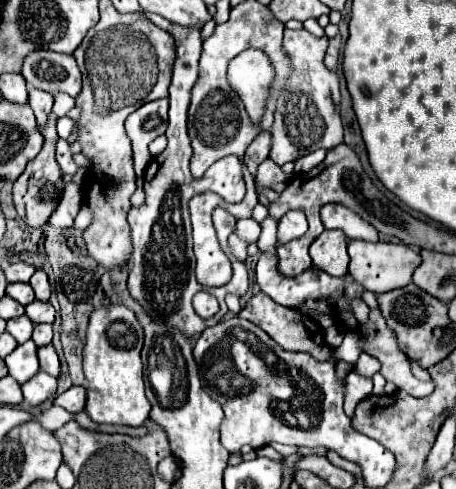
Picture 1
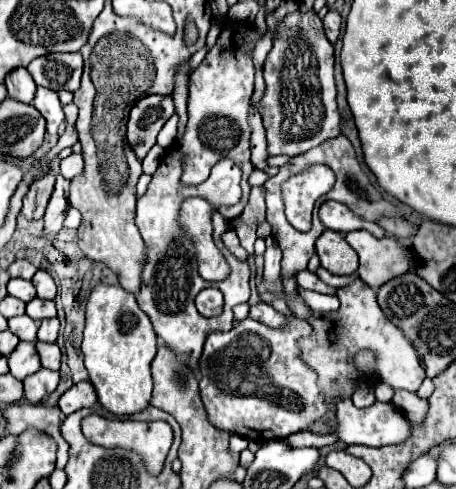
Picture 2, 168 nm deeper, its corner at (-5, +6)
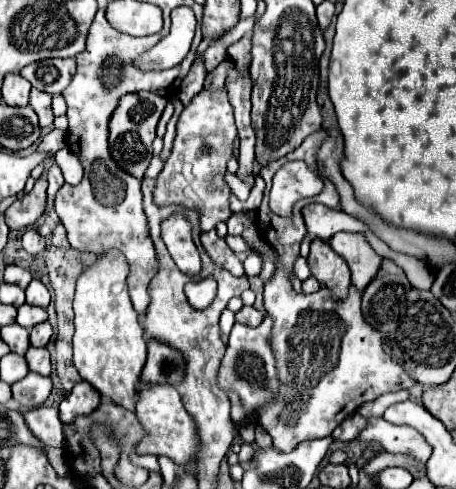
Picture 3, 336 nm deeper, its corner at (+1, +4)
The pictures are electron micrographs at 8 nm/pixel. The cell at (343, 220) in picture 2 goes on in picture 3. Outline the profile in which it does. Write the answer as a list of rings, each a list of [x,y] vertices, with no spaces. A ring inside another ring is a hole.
[[[320,203],[306,205],[302,209],[302,215],[306,221],[308,233],[318,239],[324,239],[324,241],[328,241],[338,231],[350,231],[350,233],[366,233],[368,231],[366,223],[354,219],[352,215],[348,215],[344,211],[330,209]]]

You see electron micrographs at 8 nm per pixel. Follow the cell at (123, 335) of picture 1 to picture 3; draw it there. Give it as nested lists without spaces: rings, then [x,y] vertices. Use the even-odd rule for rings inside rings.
[[[108,251],[78,277],[74,297],[74,365],[80,377],[94,385],[100,395],[132,411],[136,385],[148,355],[148,343],[144,341],[144,329],[128,297],[126,275],[126,259],[122,259],[118,251]]]

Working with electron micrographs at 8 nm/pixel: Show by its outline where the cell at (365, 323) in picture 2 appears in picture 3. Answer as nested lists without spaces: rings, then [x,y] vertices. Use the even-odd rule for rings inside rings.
[[[316,131],[308,135],[296,151],[260,169],[260,175],[266,181],[266,191],[258,209],[258,233],[268,241],[272,237],[274,243],[270,245],[278,255],[276,271],[264,285],[264,307],[274,319],[274,335],[270,337],[270,343],[274,343],[278,373],[282,375],[282,399],[278,399],[274,407],[266,407],[266,411],[258,415],[258,423],[262,423],[262,427],[272,435],[274,445],[280,451],[292,451],[298,443],[308,439],[328,437],[348,415],[352,415],[362,405],[364,393],[366,401],[374,401],[384,393],[410,389],[416,385],[406,369],[398,365],[390,355],[386,355],[382,347],[382,333],[364,319],[360,309],[362,293],[354,285],[350,287],[346,299],[336,299],[332,293],[298,295],[292,289],[290,275],[294,261],[300,257],[300,243],[307,233],[302,208],[310,203],[324,203],[332,209],[340,209],[340,197],[334,185],[324,179],[326,187],[320,195],[298,201],[294,205],[294,217],[282,219],[272,215],[268,207],[270,179],[282,167],[282,163],[294,159],[304,159],[312,169],[318,169],[316,153],[326,137],[326,131]]]

